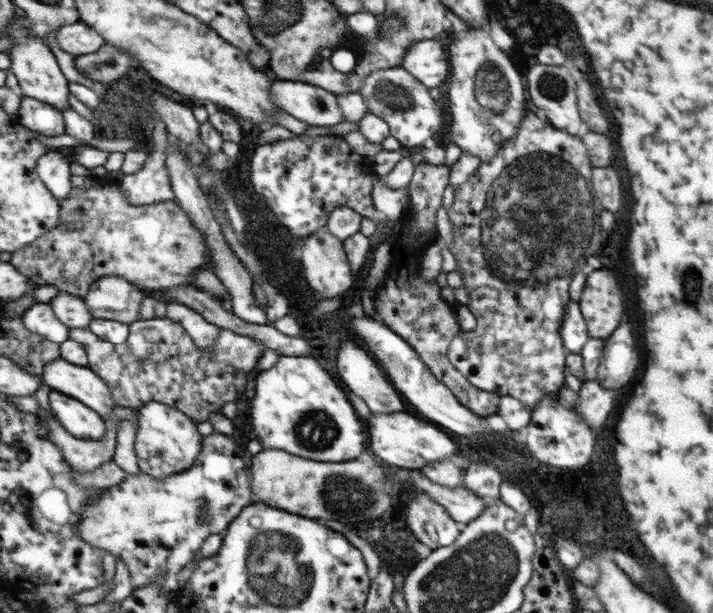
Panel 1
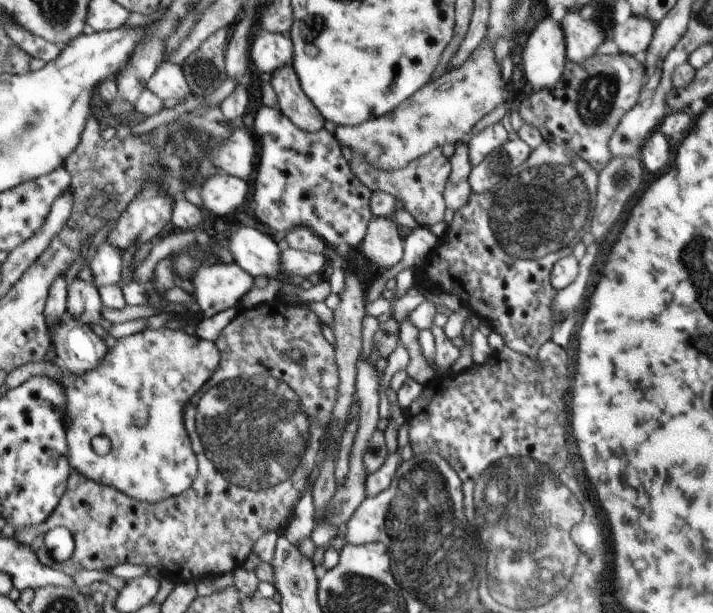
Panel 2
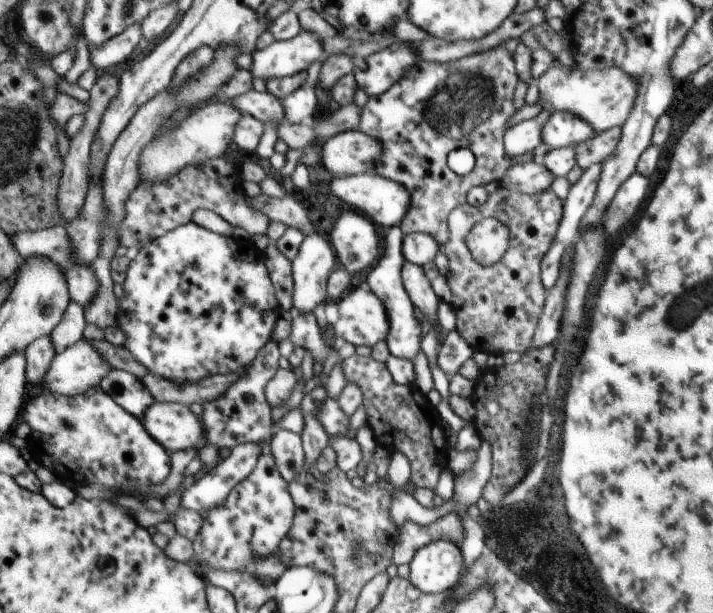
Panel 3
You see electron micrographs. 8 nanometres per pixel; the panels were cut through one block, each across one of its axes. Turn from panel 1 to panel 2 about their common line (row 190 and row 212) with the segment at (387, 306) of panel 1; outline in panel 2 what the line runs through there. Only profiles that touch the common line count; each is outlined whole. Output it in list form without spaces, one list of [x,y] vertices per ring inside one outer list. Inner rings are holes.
[[[435,148],[427,155],[414,159],[408,166],[396,171],[377,169],[358,153],[352,153],[350,167],[372,192],[387,192],[402,201],[403,208],[414,217],[419,226],[429,227],[444,221],[444,210],[447,208],[444,191],[451,173],[451,164],[441,148]]]

